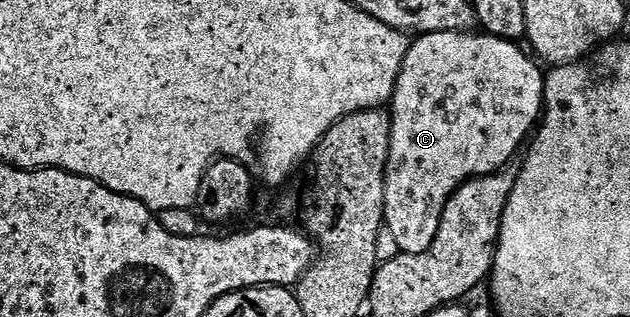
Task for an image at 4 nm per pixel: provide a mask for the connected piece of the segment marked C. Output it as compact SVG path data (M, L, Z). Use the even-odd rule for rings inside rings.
M466 31L429 33L428 35L418 36L412 42L409 53L405 57L405 65L401 69L399 80L395 86L395 94L391 96L389 104L391 144L389 145L387 180L385 181L385 205L383 206L385 229L389 233L393 233L393 241L397 241L402 254L425 253L429 249L429 245L433 245L433 237L437 237L437 229L441 225L441 213L458 187L471 179L476 179L482 175L492 175L494 171L501 170L509 160L520 154L521 148L528 142L532 132L536 130L543 114L543 81L545 75L542 70L539 72L540 64L526 51L527 56L521 48L522 46L519 43L511 43L507 39L498 39L486 33L468 33Z

